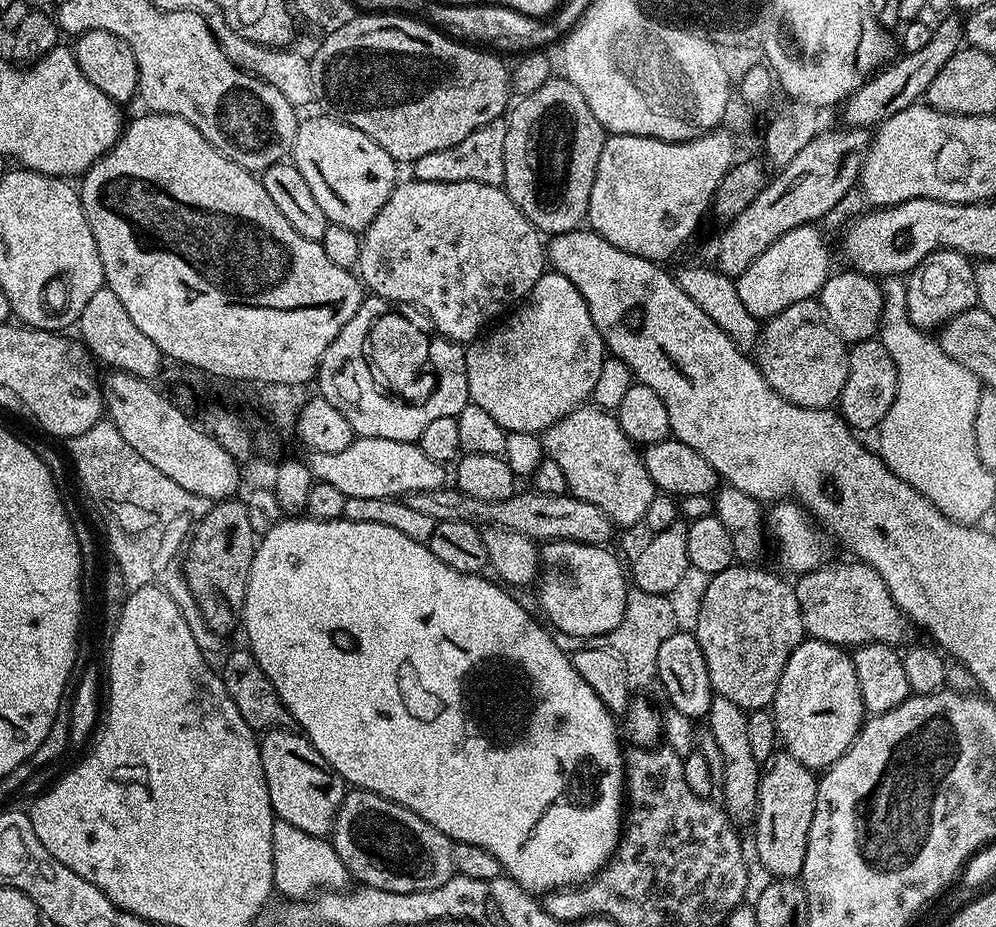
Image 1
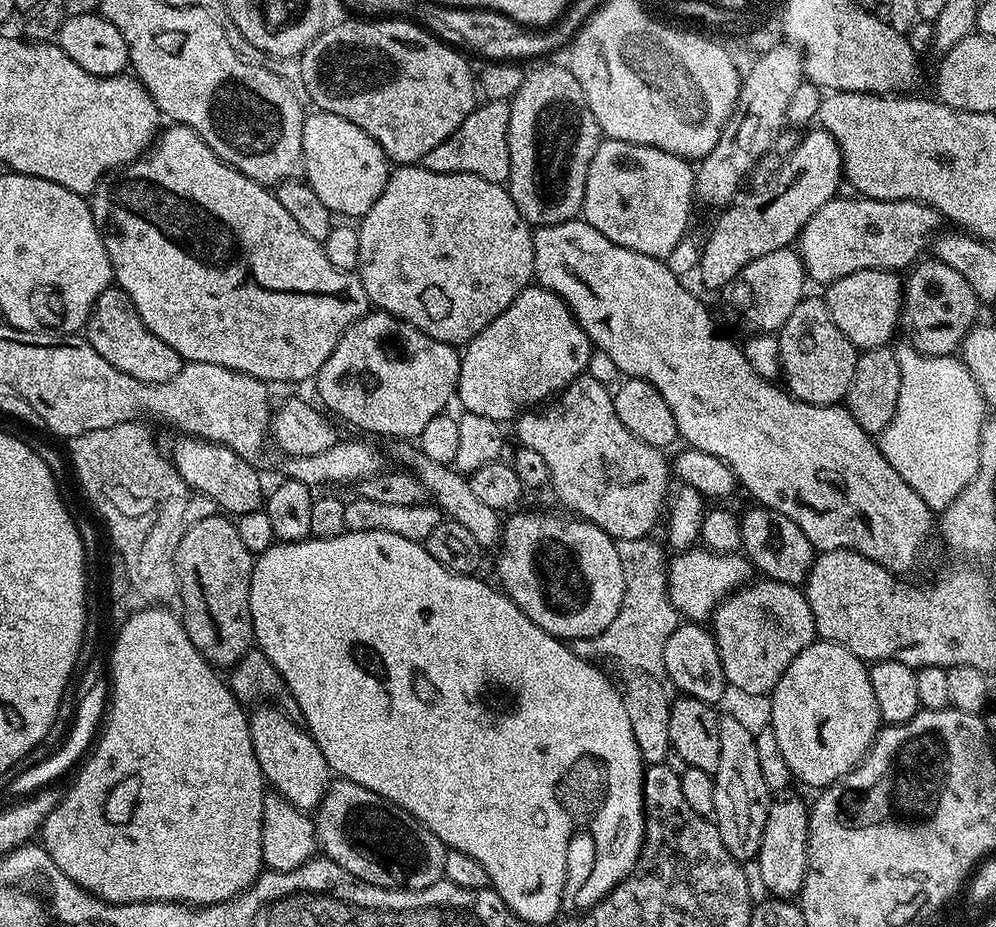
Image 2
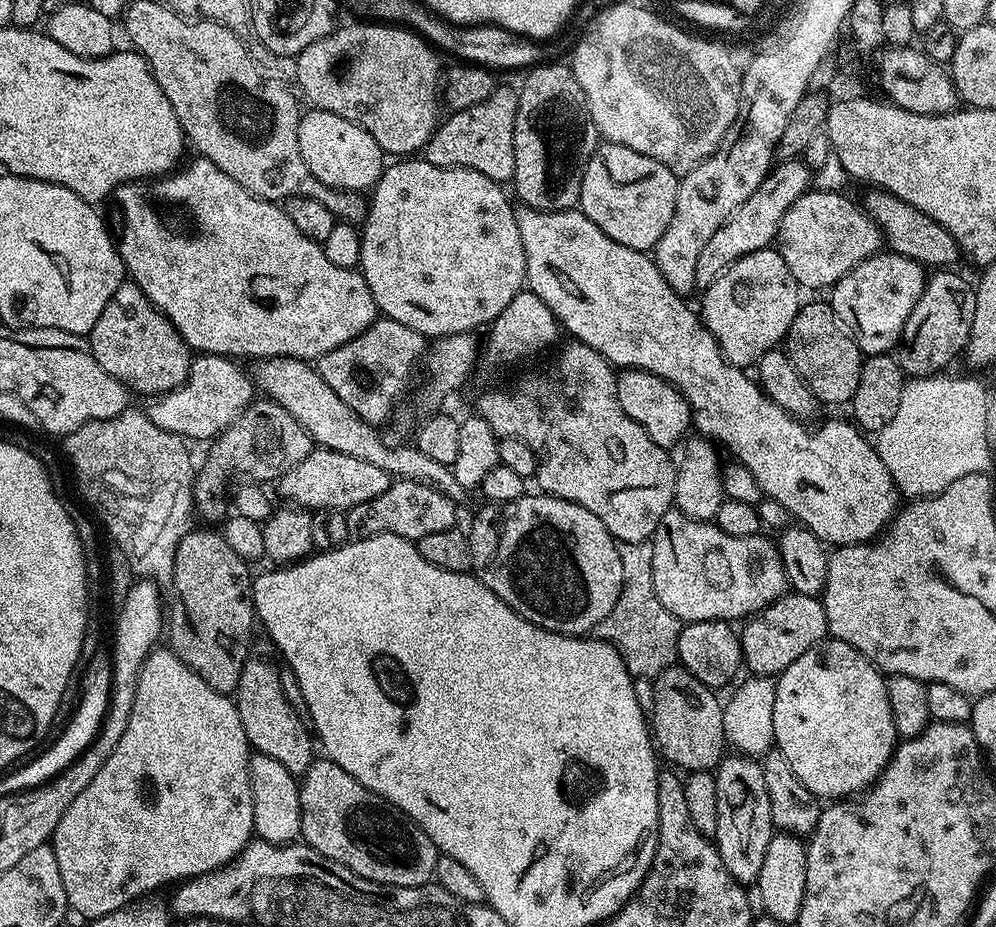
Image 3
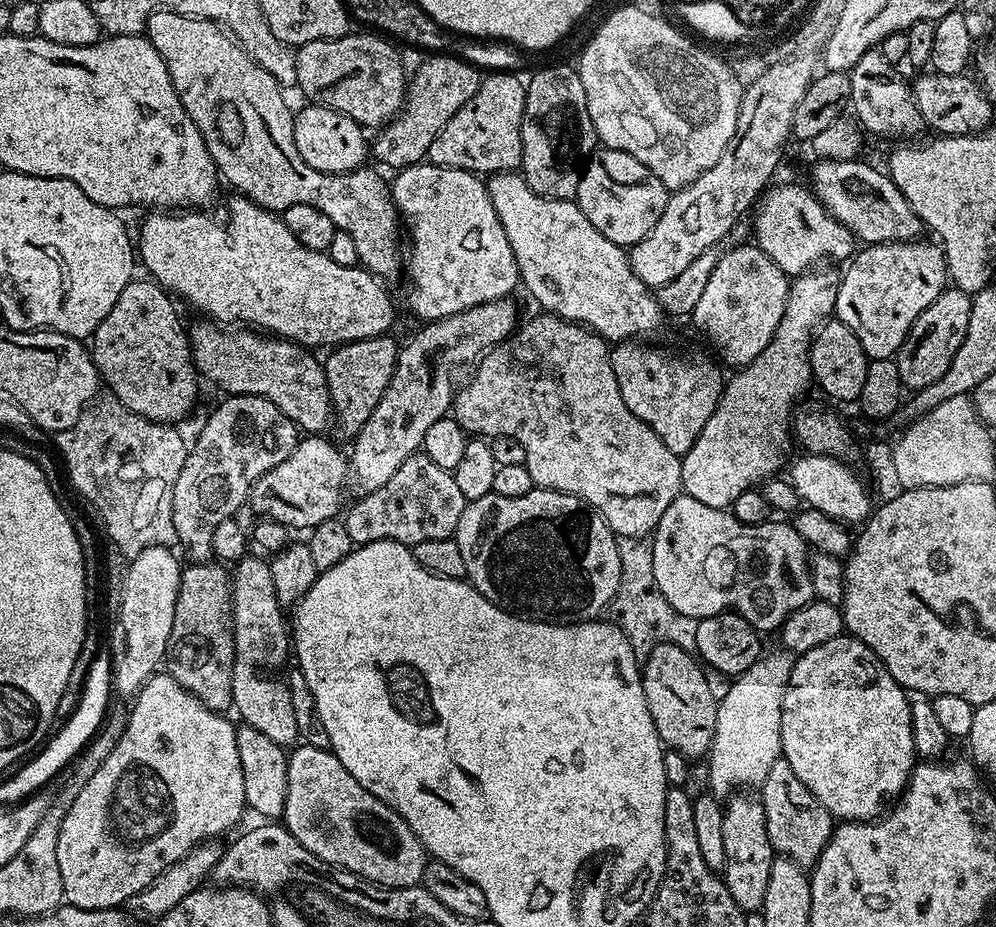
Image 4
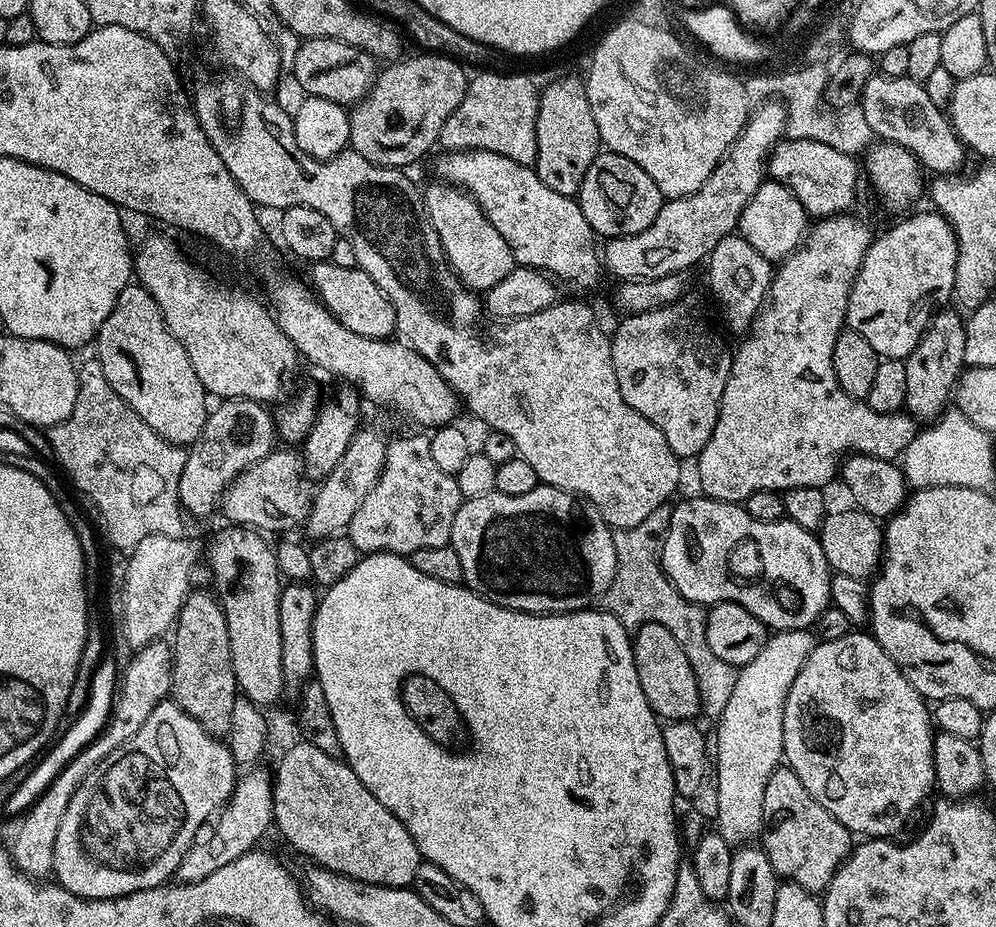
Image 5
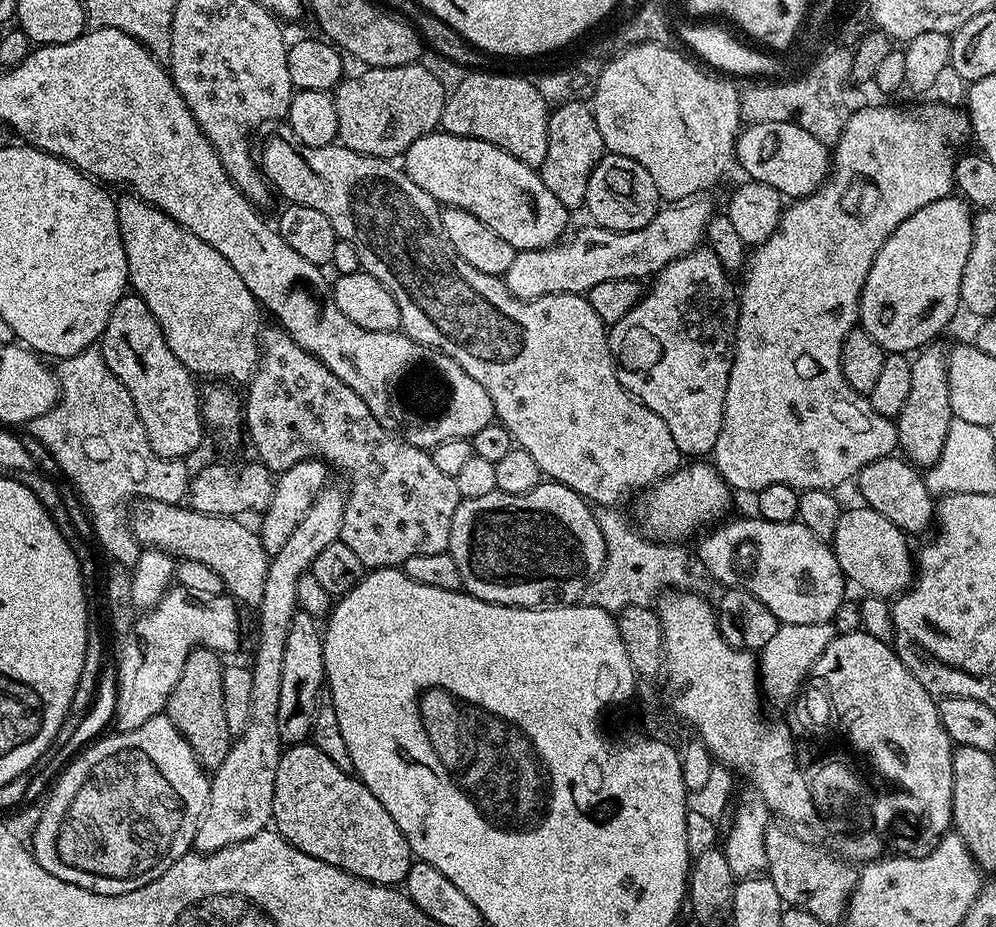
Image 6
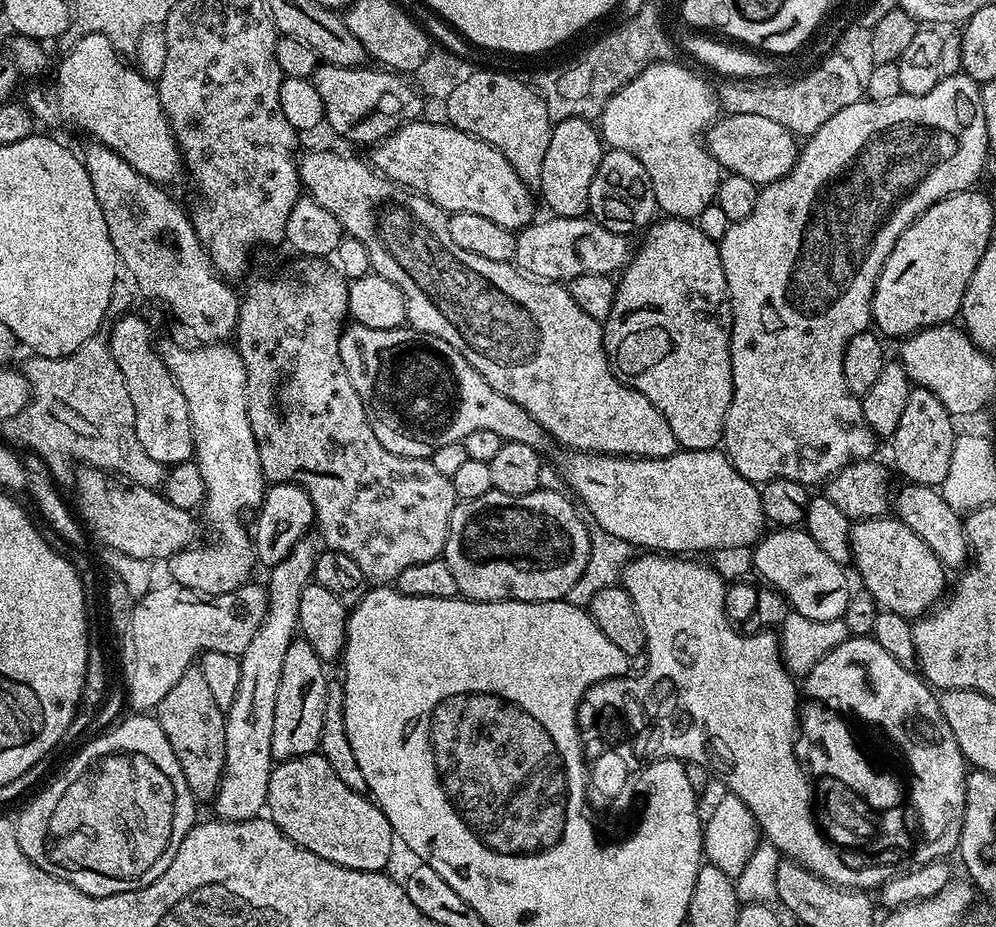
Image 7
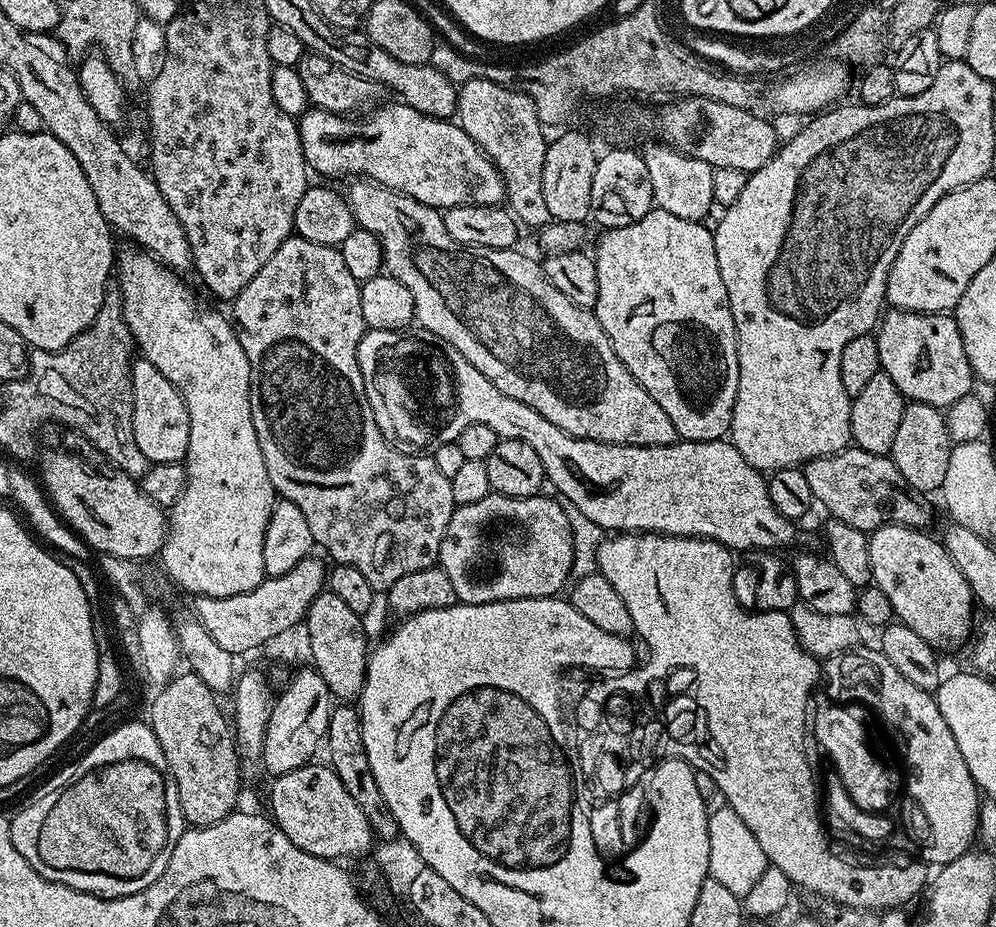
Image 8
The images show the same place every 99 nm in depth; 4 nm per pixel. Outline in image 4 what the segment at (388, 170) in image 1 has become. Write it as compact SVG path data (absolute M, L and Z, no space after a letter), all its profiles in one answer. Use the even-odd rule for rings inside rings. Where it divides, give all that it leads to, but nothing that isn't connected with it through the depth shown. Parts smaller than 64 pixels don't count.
M305 103L304 108L295 113L292 125L294 126L294 146L298 146L298 154L302 154L302 162L306 166L314 166L319 172L342 174L353 172L365 163L364 155L370 152L370 144L364 135L365 129L354 118L342 114L333 108L321 104Z

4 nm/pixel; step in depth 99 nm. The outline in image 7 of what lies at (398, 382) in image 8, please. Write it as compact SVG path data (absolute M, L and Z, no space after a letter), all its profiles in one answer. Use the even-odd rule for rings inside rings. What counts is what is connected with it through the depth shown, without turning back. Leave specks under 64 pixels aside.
M353 323L340 334L340 353L346 374L362 398L374 438L399 456L431 458L438 446L463 442L473 430L494 430L501 441L522 442L543 453L550 437L518 402L510 402L450 342L418 332L411 326L374 330ZM716 448L706 450L678 450L662 458L646 458L645 456L608 456L605 452L577 452L575 450L560 450L556 456L556 468L560 476L572 487L571 495L580 496L579 503L583 511L590 517L591 523L597 524L602 530L614 534L618 539L626 541L629 546L640 550L655 550L660 554L704 554L717 548L746 548L751 549L765 535L766 521L762 510L762 498L759 487L751 484L742 474L738 474L736 467L728 461L727 455Z

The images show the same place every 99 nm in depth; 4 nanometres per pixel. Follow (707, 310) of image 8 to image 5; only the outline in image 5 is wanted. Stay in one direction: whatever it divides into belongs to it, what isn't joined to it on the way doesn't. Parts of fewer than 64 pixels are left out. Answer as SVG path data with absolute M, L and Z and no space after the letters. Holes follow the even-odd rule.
M685 298L637 316L625 315L610 336L622 398L666 434L670 450L681 458L699 456L710 442L733 357L711 322L690 301Z

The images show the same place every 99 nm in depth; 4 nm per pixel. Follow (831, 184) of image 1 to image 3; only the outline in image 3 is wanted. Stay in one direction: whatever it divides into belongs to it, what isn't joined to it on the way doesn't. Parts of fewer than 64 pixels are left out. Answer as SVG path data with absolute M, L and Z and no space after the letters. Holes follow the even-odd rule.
M800 158L780 160L758 186L758 190L754 190L754 194L750 194L750 198L746 198L746 202L742 202L742 206L738 206L738 210L734 210L734 214L730 214L722 226L718 226L714 238L710 238L702 254L698 254L698 270L694 270L697 289L708 288L744 255L769 247L775 241L786 210L790 210L790 206L794 206L794 202L798 202L798 198L802 198L802 194L809 191L813 183L813 173L810 168L808 172L804 162Z

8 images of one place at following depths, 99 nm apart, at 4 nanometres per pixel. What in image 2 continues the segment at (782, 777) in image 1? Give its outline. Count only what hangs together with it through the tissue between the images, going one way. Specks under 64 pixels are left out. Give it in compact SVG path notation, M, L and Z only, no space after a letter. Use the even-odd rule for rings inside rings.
M788 796L785 800L773 799L768 805L768 817L766 818L766 830L762 838L760 855L756 857L758 866L761 867L763 881L766 884L768 894L776 898L799 897L800 887L804 885L804 875L808 869L808 814L810 808L803 804L796 796Z

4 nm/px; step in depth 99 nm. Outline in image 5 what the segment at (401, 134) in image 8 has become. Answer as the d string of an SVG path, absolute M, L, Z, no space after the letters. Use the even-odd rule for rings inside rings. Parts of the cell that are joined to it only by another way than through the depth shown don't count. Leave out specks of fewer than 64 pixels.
M474 150L445 151L440 155L444 156L436 160L436 172L440 175L437 177L478 202L482 214L490 218L490 226L506 238L517 265L539 268L557 281L565 280L576 288L592 288L599 282L602 256L598 244L596 248L598 237L573 197L550 190L550 186L538 178L535 167L502 158L502 154Z

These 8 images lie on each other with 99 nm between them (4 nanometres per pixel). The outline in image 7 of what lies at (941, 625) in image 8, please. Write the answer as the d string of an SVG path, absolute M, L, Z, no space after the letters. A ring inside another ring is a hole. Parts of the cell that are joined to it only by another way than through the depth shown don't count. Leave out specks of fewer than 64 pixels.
M888 514L852 524L852 564L860 571L859 583L874 594L885 612L919 618L937 607L946 592L946 569L934 550L930 550L910 526Z

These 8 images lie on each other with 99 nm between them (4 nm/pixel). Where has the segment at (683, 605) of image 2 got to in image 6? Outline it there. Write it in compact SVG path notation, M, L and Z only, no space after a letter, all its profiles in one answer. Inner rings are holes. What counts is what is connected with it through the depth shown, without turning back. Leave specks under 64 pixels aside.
M759 518L752 520L725 519L717 523L709 536L701 535L700 552L698 560L703 571L708 572L723 586L732 586L737 582L739 587L749 592L774 618L781 624L826 624L836 619L836 611L843 600L846 599L846 581L844 572L838 566L838 558L833 554L831 547L825 541L819 540L806 526L796 520L790 522L766 522Z

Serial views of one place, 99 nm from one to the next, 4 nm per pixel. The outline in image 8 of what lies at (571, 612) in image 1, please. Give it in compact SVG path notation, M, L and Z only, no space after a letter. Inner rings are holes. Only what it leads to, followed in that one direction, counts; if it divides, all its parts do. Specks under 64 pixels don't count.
M490 494L482 498L482 502L470 502L457 507L456 513L450 518L450 526L444 535L444 541L440 547L439 567L446 570L450 583L454 585L454 594L457 601L462 604L489 604L499 600L533 600L543 596L555 597L569 583L572 574L572 563L574 562L574 538L570 536L570 522L566 522L566 514L562 510L559 499L537 494L534 496L502 496Z

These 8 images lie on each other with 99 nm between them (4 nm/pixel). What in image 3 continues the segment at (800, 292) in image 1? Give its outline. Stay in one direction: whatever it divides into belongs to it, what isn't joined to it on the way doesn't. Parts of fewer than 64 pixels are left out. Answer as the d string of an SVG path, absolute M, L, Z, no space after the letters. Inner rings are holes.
M766 247L744 255L738 262L728 267L727 271L716 279L708 288L703 289L700 317L712 337L718 342L724 357L742 369L749 369L758 364L762 355L777 347L788 335L788 330L797 316L800 305L800 287L790 273L785 259L773 247Z

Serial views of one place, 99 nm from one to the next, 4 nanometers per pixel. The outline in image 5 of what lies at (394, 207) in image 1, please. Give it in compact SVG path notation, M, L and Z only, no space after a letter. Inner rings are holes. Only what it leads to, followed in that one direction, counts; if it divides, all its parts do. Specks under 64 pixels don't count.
M435 183L428 189L423 189L422 199L434 230L438 230L444 257L448 259L452 271L465 288L480 294L487 293L488 289L502 282L502 278L506 278L506 274L513 270L514 261L510 246L506 238L502 238L502 234L498 234L498 230L490 226L490 218L482 214L478 202L474 202L472 196L455 188L453 184Z

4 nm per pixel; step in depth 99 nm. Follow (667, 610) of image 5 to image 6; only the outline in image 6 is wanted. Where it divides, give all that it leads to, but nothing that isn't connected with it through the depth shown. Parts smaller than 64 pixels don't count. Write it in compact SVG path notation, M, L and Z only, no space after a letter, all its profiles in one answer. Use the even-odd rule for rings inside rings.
M616 508L595 509L596 521L606 542L606 558L602 570L586 586L583 603L618 614L630 606L651 605L665 590L692 586L702 576L697 557L693 553L691 556L684 546L651 539L643 531L632 529L618 513Z

